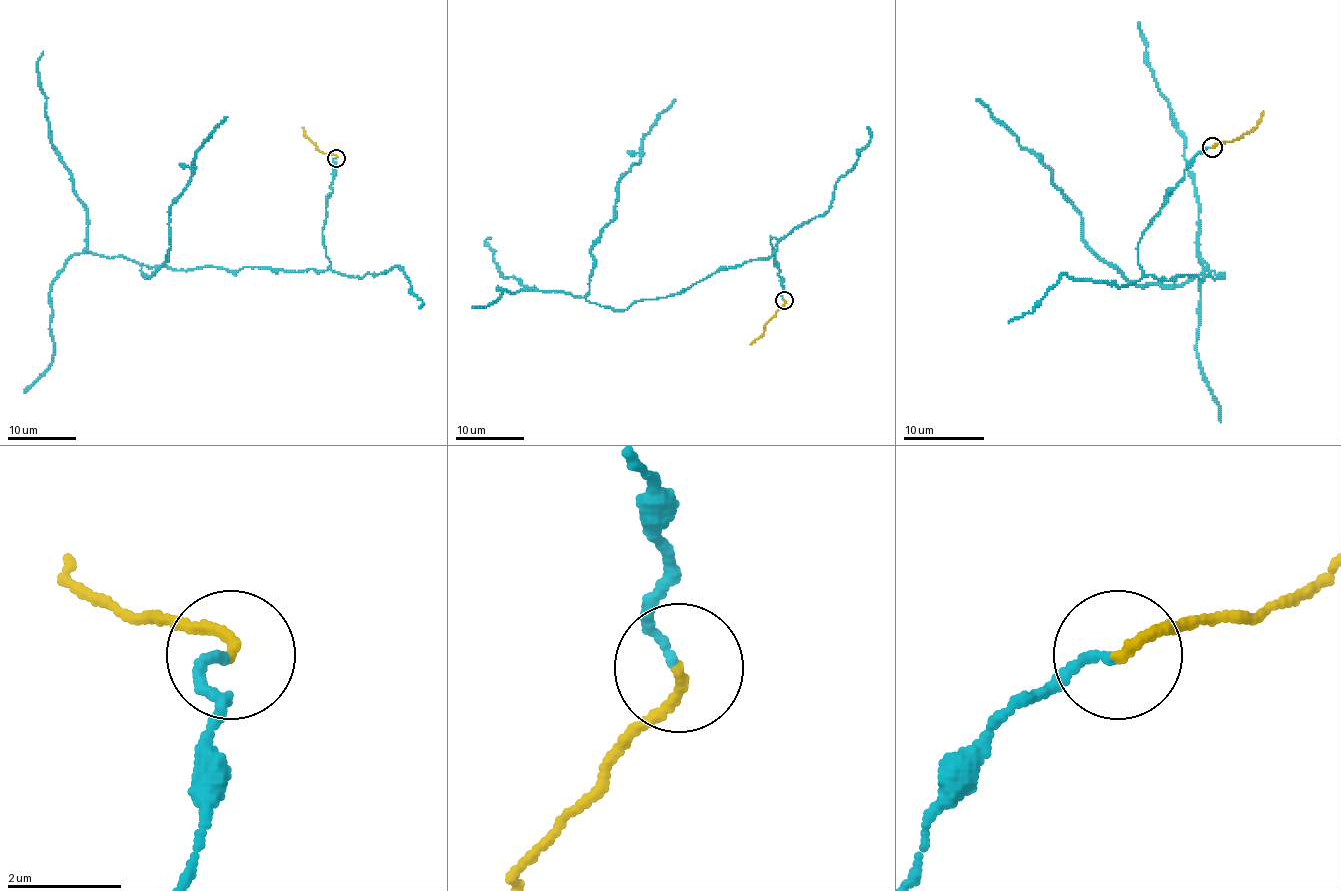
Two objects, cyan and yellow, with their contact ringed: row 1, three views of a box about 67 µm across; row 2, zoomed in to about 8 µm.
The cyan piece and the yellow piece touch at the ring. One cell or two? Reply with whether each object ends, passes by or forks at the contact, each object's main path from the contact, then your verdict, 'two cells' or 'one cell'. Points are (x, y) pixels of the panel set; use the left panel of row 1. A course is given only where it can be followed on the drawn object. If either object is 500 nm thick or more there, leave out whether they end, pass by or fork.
cyan ends; yellow ends; course cyan (336, 158), (322, 231), (331, 265), (138, 263), (143, 275), (165, 262), (170, 205), (196, 151), (227, 117); course yellow (336, 158), (315, 146), (302, 127); one cell

